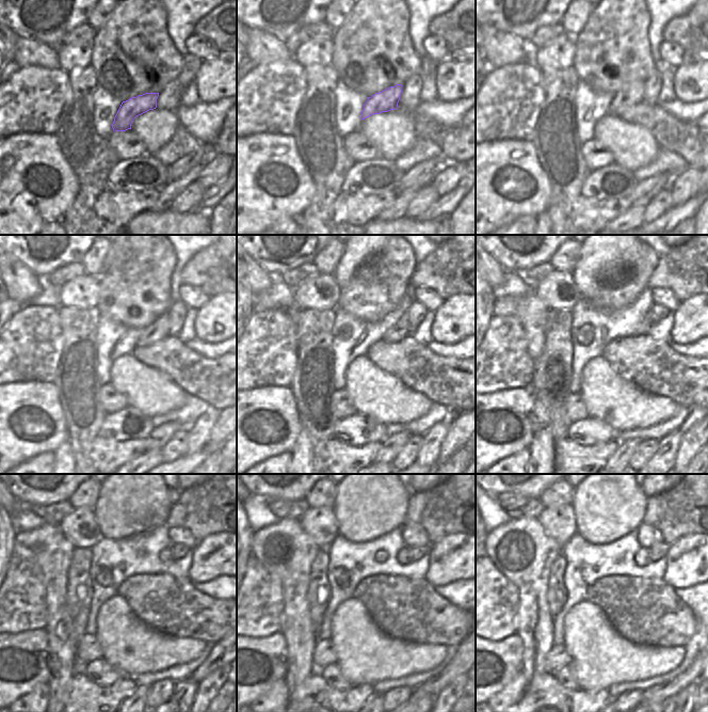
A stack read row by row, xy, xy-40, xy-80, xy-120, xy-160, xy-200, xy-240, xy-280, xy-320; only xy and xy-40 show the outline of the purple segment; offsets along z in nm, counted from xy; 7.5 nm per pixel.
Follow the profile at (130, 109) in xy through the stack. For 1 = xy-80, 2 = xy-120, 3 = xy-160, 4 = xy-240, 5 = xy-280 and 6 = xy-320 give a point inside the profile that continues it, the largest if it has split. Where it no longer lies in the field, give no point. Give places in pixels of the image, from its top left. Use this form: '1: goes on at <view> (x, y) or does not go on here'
1: goes on at xy-80 (632, 93)
2: goes on at xy-120 (159, 329)
3: goes on at xy-160 (400, 330)
4: goes on at xy-240 (165, 555)
5: goes on at xy-280 (404, 557)
6: goes on at xy-320 (642, 557)

